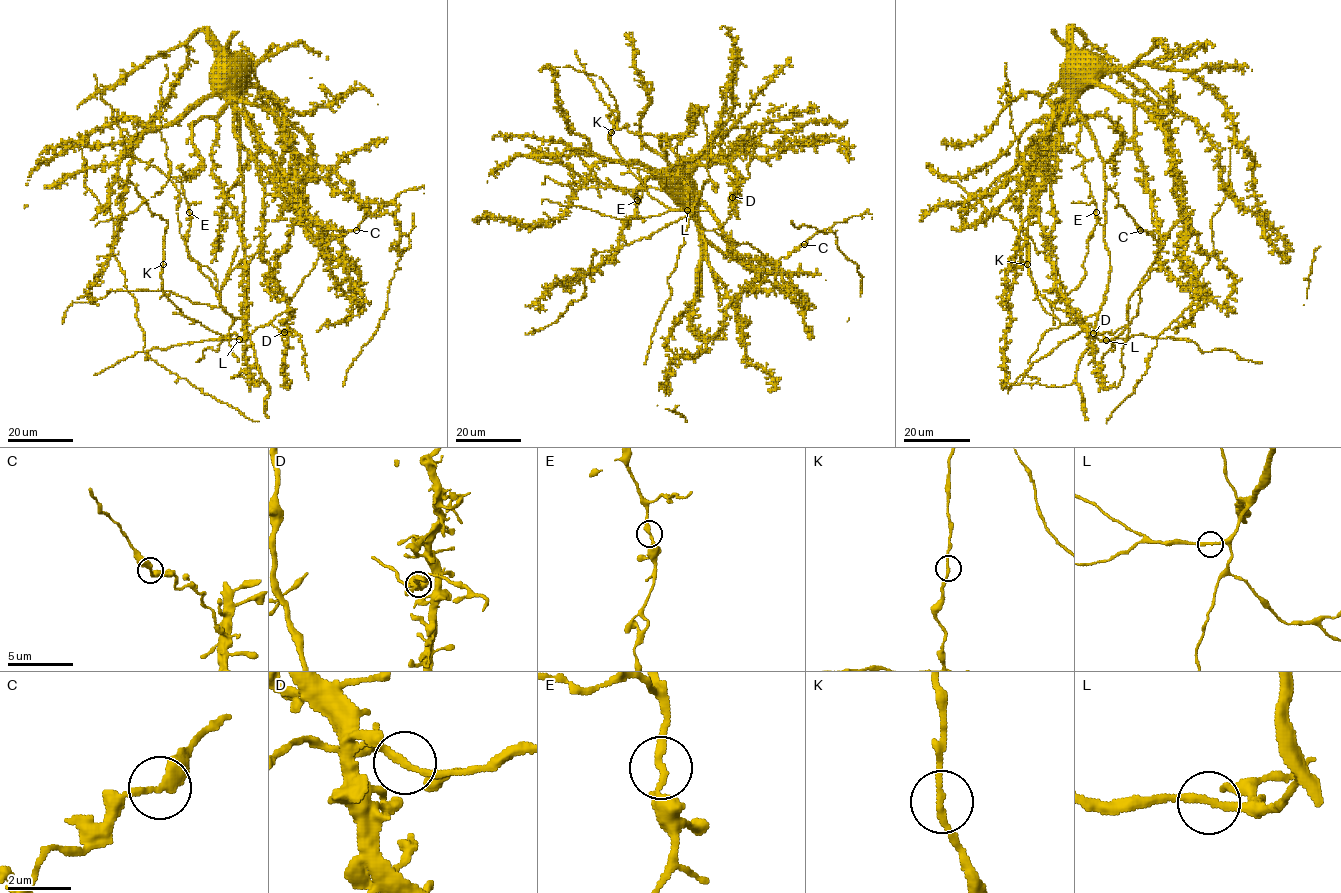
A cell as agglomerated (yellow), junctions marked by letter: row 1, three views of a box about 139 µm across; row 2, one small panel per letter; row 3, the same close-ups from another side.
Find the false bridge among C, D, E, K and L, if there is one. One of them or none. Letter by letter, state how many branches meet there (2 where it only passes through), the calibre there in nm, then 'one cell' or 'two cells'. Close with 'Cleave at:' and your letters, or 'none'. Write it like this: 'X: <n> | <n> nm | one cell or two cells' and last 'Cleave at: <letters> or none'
C: 2 | 300 nm | one cell
D: 2 | 200 nm | one cell
E: 2 | 260 nm | one cell
K: 2 | 190 nm | one cell
L: 2 | 240 nm | one cell
Cleave at: none

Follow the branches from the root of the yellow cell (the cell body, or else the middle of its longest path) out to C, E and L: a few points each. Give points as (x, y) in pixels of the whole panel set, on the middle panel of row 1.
C: (672, 183), (689, 182), (693, 186), (719, 230), (730, 238), (729, 248), (738, 254), (775, 263), (804, 244)
E: (672, 183), (684, 180), (686, 206), (695, 213), (689, 183), (667, 171), (664, 188), (638, 189), (638, 200)
L: (672, 183), (673, 177), (684, 180), (686, 206), (692, 213), (696, 200), (687, 210)

